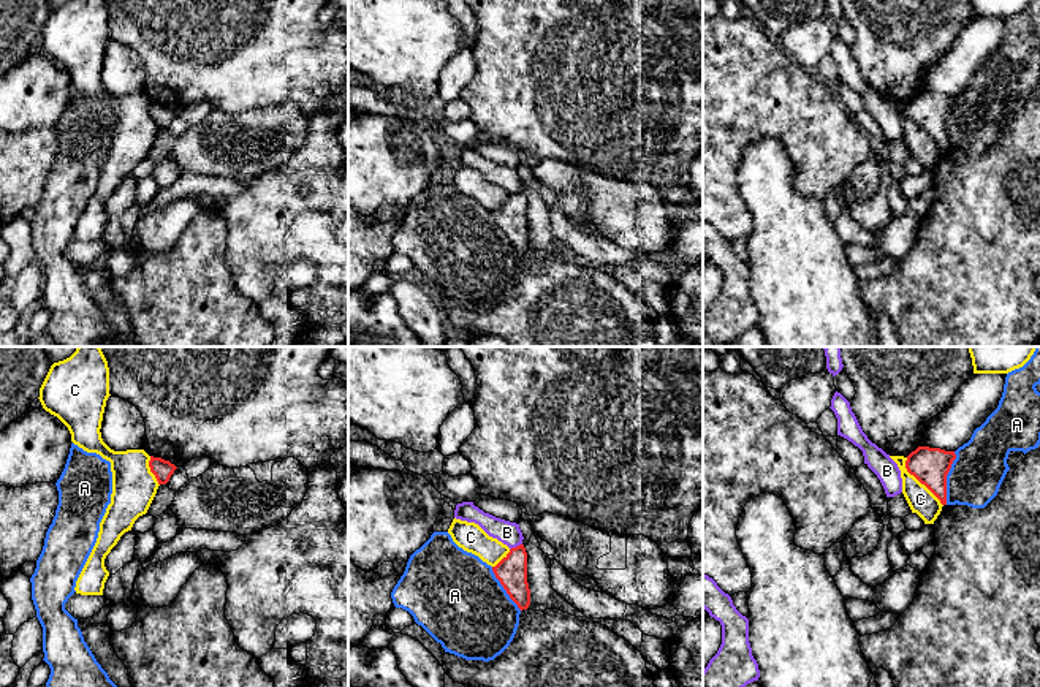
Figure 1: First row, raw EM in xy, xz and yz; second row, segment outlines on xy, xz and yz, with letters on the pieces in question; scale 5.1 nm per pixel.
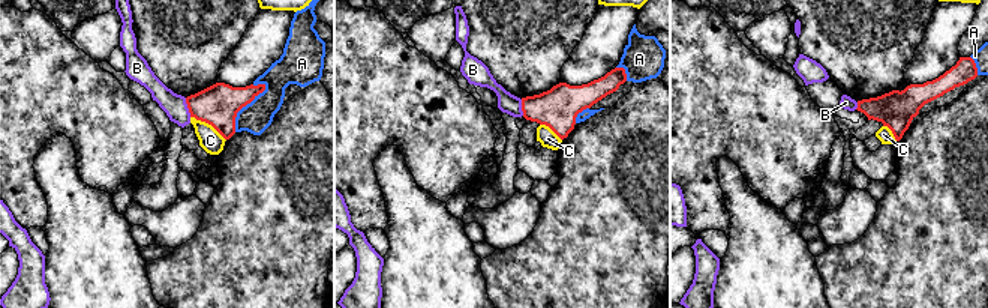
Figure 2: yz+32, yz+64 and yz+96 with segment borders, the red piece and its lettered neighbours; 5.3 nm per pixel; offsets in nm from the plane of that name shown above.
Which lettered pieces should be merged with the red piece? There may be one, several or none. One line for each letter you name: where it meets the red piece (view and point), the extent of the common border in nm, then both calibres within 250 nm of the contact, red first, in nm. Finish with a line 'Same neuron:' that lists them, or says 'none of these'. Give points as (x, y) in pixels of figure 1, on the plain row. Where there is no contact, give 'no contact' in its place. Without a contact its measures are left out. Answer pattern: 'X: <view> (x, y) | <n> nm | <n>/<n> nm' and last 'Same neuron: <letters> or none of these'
Same neuron: none of these

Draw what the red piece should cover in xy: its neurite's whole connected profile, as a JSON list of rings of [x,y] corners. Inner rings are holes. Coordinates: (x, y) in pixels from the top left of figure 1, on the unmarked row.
[[[150,101],[149,112],[150,117],[155,120],[158,130],[166,130],[171,120],[174,119],[174,116],[177,114],[169,106],[165,106],[161,103],[154,103],[154,101]]]

